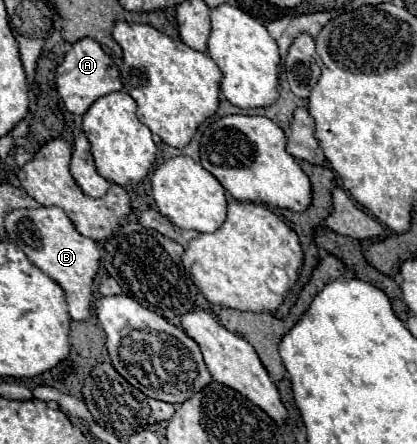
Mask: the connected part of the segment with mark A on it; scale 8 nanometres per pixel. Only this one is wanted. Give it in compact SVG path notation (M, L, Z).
M81 39L73 43L71 51L65 55L63 63L57 67L57 91L67 107L75 115L83 115L99 97L113 91L121 91L121 75L111 57L101 49L95 39Z

